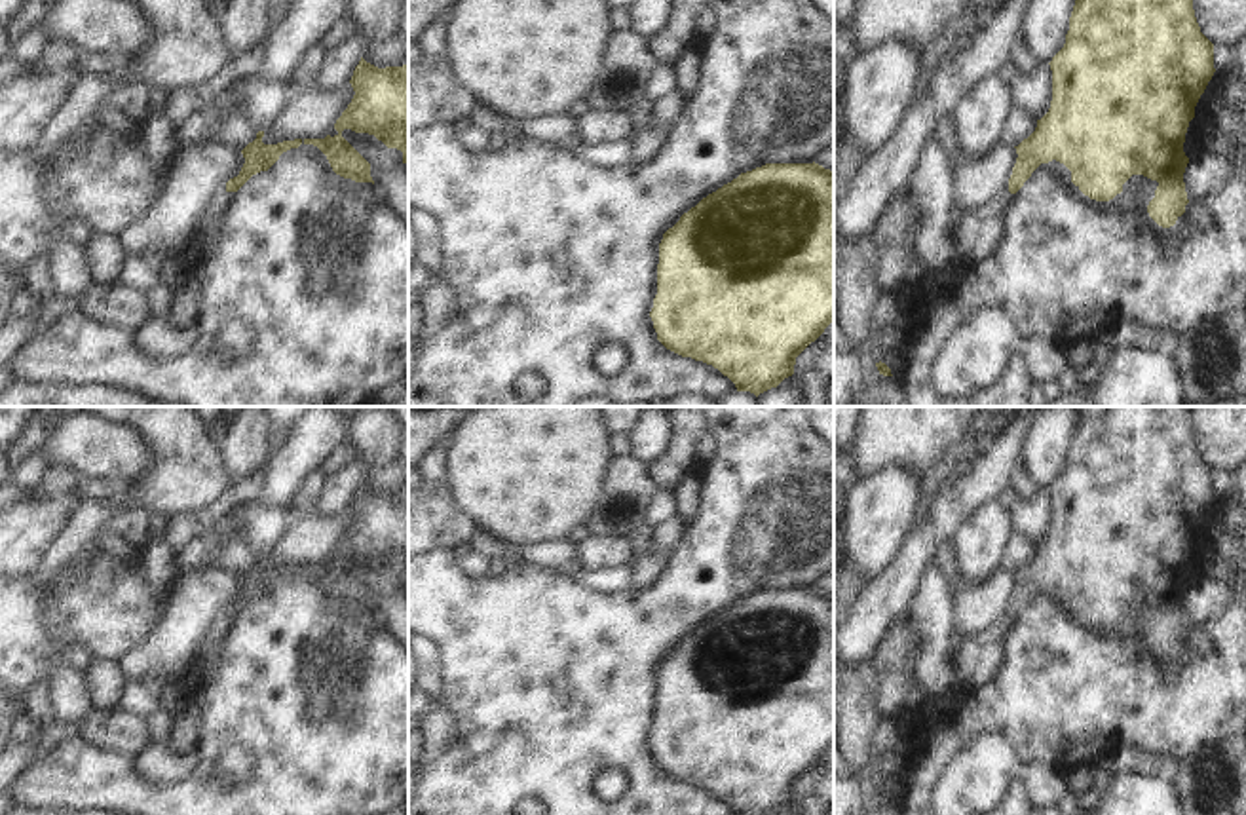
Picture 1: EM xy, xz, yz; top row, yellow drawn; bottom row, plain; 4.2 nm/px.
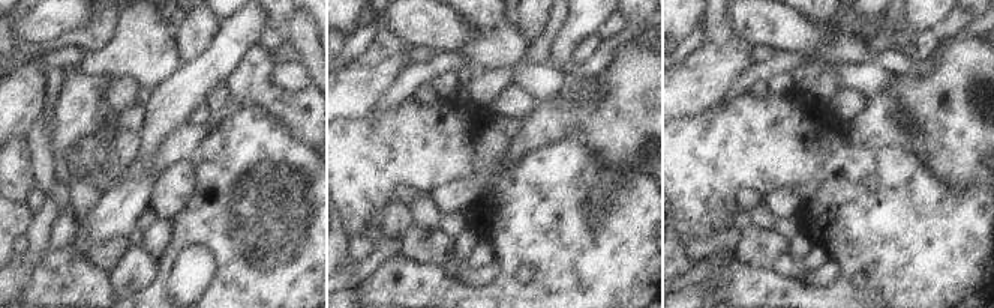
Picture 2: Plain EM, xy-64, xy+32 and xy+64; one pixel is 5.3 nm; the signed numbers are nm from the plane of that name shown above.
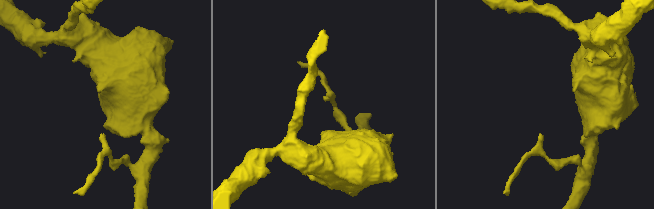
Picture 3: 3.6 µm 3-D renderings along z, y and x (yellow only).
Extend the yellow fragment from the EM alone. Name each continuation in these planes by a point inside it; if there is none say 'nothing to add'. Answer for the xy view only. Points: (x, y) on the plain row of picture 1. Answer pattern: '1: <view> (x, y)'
1: xy (206, 669)

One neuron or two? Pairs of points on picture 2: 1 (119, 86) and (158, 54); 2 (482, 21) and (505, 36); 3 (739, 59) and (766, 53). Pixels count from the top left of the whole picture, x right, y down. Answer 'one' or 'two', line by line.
1: two
2: one
3: two

